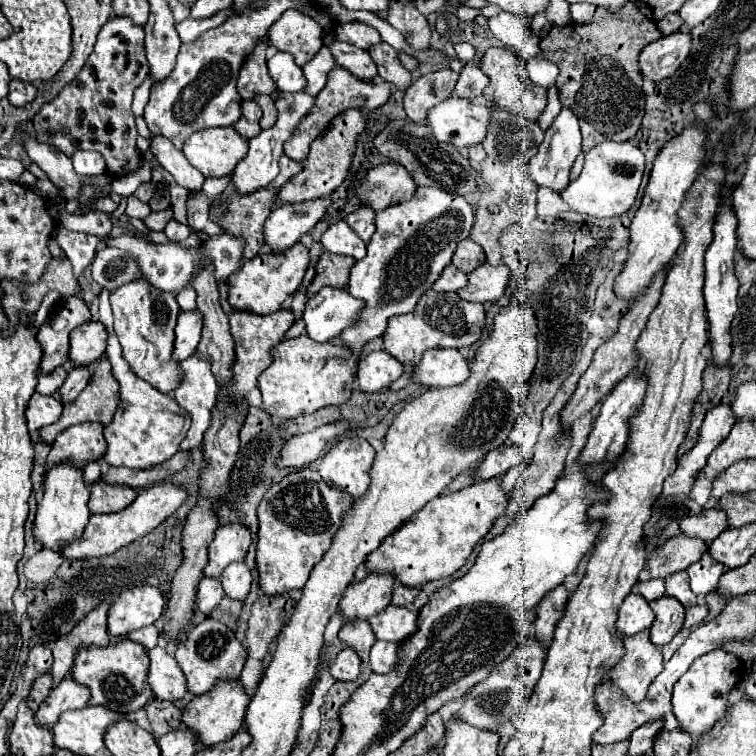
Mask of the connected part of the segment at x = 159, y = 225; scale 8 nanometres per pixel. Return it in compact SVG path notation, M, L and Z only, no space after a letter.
M162 210L162 212L152 212L150 216L146 216L142 222L146 224L146 228L150 230L164 230L166 222L172 220L172 210Z

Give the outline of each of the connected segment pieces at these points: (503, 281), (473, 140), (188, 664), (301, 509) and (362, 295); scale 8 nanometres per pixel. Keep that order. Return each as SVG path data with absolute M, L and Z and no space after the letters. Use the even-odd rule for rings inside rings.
M480 264L474 272L468 274L466 288L460 288L456 294L468 302L496 302L510 280L510 270L506 266Z
M450 96L442 104L436 104L428 114L428 126L432 128L436 140L448 142L456 148L470 148L474 144L480 144L486 138L486 130L490 126L490 106L484 106L482 102L472 102L464 98Z
M206 618L198 626L190 628L188 634L178 640L178 650L176 650L176 662L188 680L190 694L194 696L210 692L218 682L238 680L246 664L246 658L248 652L242 646L242 642L236 638L234 630L230 630L220 620L212 620L212 618Z
M302 468L298 472L292 472L284 476L278 484L274 484L262 498L258 508L260 518L260 530L258 530L258 548L256 548L256 566L260 574L260 588L266 596L278 596L286 594L294 588L302 588L312 572L312 568L322 560L322 554L330 548L332 538L336 530L342 524L342 514L352 506L352 496L346 496L346 492L338 492L336 488L330 488L316 470Z
M420 186L410 202L388 206L376 214L376 232L368 242L368 254L350 270L346 292L364 302L358 320L338 336L342 344L360 358L366 344L380 338L392 316L410 314L420 296L436 282L442 268L452 260L460 240L468 238L474 224L472 206L458 194ZM434 222L434 226L424 226Z

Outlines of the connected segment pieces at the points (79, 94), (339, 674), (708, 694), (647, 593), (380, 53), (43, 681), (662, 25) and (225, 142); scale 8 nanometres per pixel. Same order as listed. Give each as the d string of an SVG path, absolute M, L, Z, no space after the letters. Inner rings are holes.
M110 16L76 80L66 84L58 98L44 104L32 118L36 140L58 148L66 156L72 156L76 150L98 150L106 158L106 170L112 176L124 176L136 170L142 158L136 152L138 130L130 104L136 86L144 82L148 72L144 30L130 22L128 16Z
M352 648L340 650L336 660L330 664L330 674L340 682L356 680L360 674L360 658Z
M716 648L714 652L708 652L692 662L688 672L676 682L672 692L672 710L676 718L680 720L682 730L690 732L694 738L700 738L704 732L708 732L724 714L726 710L726 698L730 690L738 684L742 676L742 662L722 648Z
M662 578L648 580L648 582L640 582L640 584L638 584L638 592L640 592L648 602L664 596L664 590L666 590L666 588L664 588L664 580L662 580Z
M380 42L380 44L370 46L368 52L370 52L372 60L376 62L378 74L380 74L382 80L396 84L400 90L408 88L408 84L412 82L410 80L410 72L406 68L402 68L402 64L398 60L398 52L392 46Z
M44 674L44 676L36 678L36 682L32 686L32 692L30 692L28 700L26 700L28 708L32 708L32 712L38 710L38 706L42 704L42 700L48 696L50 688L52 688L52 676L50 674Z
M670 14L670 16L666 16L664 20L658 22L658 30L660 30L664 36L668 36L668 34L674 34L674 32L682 32L682 30L686 30L686 28L684 28L682 18L680 18L678 14Z
M232 126L208 128L192 134L184 148L188 162L198 168L206 178L232 174L236 164L248 152L248 140Z

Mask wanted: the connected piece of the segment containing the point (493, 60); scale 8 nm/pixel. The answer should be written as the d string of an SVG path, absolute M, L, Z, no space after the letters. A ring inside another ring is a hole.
M488 48L484 56L480 58L480 68L482 72L490 78L486 90L484 90L484 100L488 104L496 104L502 110L522 114L528 120L538 120L542 110L546 108L546 90L540 86L532 86L532 80L528 78L526 64L508 48Z

